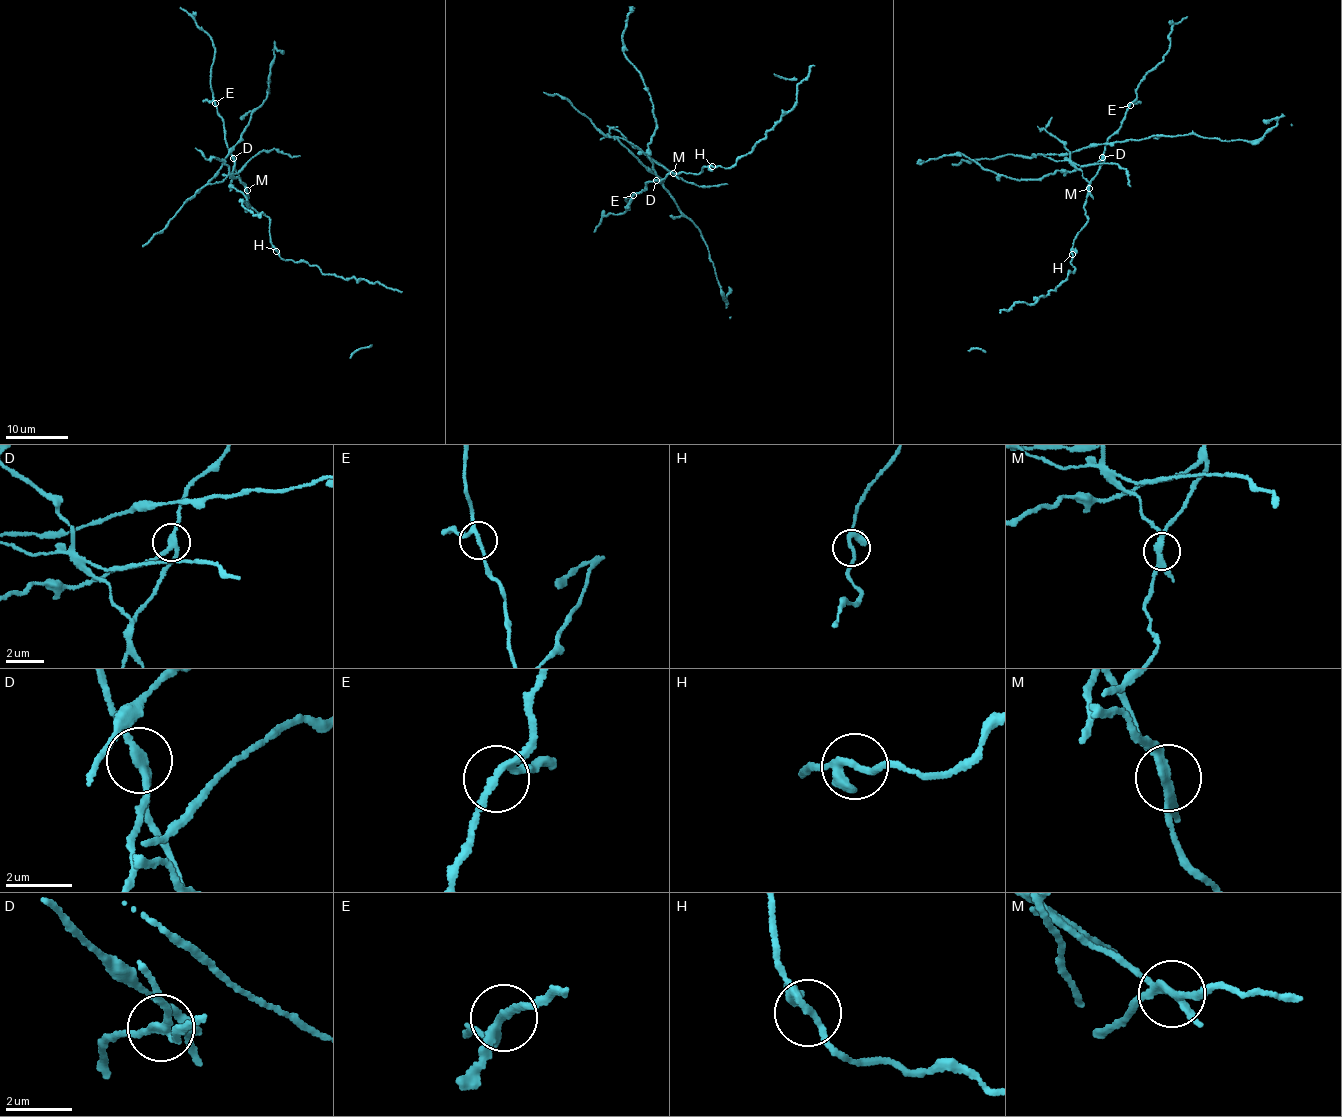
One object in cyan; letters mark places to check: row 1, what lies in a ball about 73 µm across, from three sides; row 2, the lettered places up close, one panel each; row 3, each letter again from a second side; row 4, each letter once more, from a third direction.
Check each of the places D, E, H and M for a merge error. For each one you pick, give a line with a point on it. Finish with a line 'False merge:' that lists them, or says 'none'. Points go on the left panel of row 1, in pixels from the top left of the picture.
D: Place: (233, 158)
M: Place: (247, 190)
False merge: D, M

